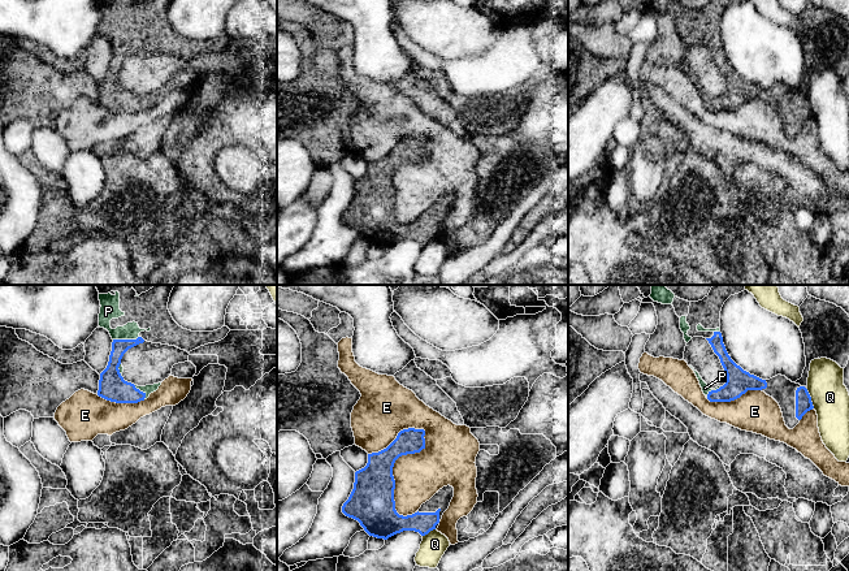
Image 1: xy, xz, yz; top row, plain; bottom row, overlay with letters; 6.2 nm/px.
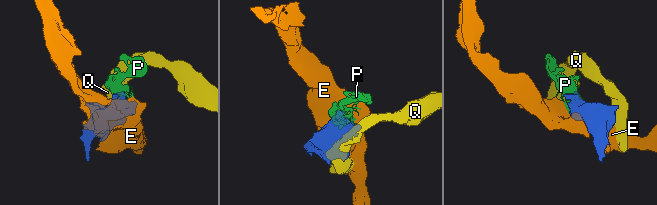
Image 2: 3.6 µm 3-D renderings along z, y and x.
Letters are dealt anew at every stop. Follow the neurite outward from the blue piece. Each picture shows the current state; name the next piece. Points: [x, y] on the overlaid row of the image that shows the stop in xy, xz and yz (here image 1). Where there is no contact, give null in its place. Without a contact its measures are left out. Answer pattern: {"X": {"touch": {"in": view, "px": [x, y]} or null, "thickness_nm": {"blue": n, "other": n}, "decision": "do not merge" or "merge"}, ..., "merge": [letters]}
{"E": {"touch": {"in": "xz", "px": [394, 462]}, "thickness_nm": {"blue": 260, "other": 300}, "decision": "do not merge"}, "P": {"touch": {"in": "xy", "px": [125, 340]}, "thickness_nm": {"blue": 130, "other": 120}, "decision": "merge"}, "Q": {"touch": {"in": "yz", "px": [810, 398]}, "thickness_nm": {"blue": 100, "other": 240}, "decision": "do not merge"}, "merge": ["P"]}

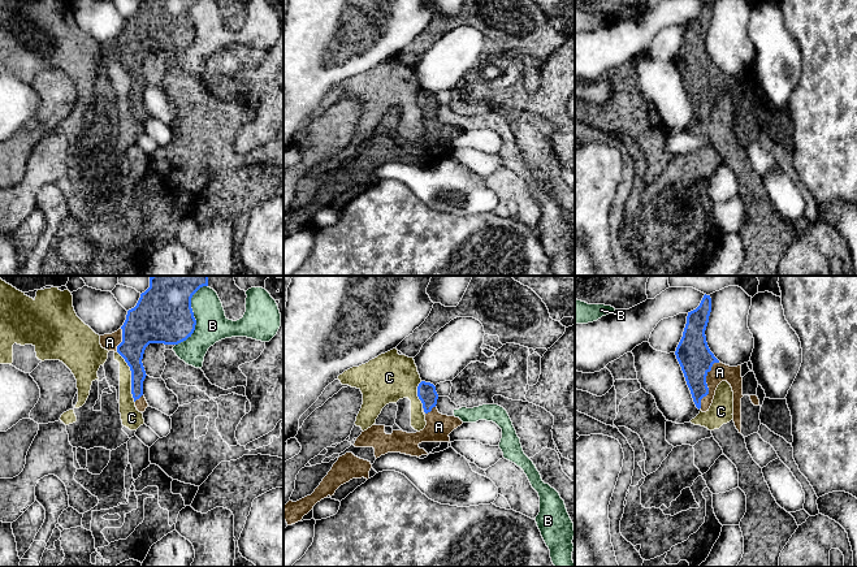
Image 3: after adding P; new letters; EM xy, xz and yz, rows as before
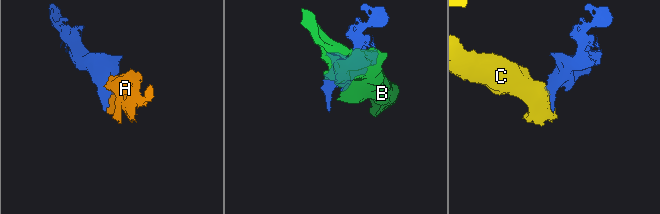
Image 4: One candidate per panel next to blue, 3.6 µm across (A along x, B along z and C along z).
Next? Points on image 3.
{"A": {"touch": {"in": "yz", "px": [706, 384]}, "thickness_nm": {"blue": 200, "other": 120}, "decision": "merge"}, "B": {"touch": {"in": "xy", "px": [193, 315]}, "thickness_nm": {"blue": 360, "other": 200}, "decision": "do not merge"}, "C": {"touch": {"in": "xy", "px": [131, 377]}, "thickness_nm": {"blue": 180, "other": 120}, "decision": "do not merge"}, "merge": ["A"]}

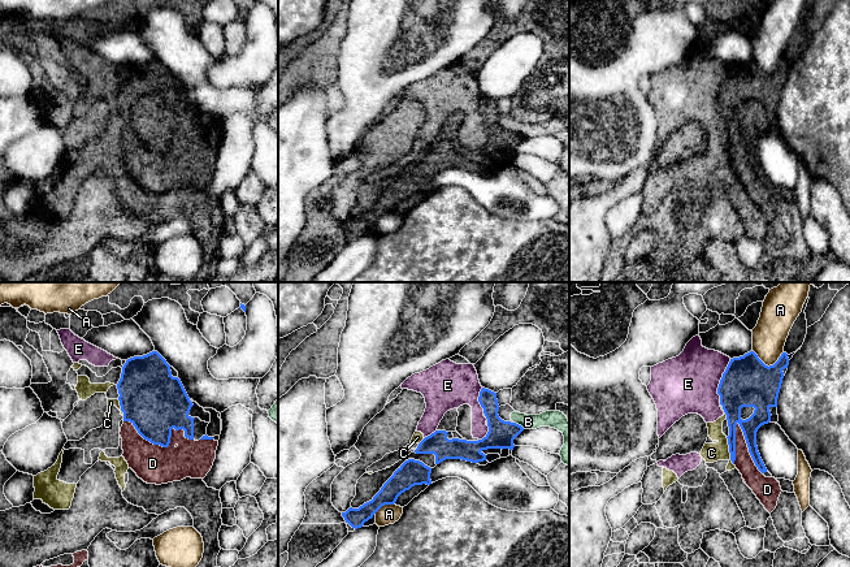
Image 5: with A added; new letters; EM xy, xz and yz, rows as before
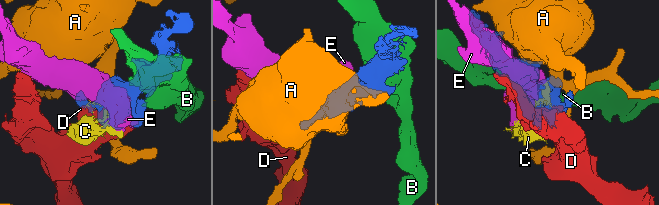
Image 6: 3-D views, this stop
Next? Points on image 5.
{"A": {"touch": {"in": "yz", "px": [767, 366]}, "thickness_nm": {"blue": 300, "other": 200}, "decision": "do not merge"}, "B": {"touch": {"in": "xz", "px": [517, 424]}, "thickness_nm": {"blue": 170, "other": 110}, "decision": "do not merge"}, "C": {"touch": {"in": "yz", "px": [729, 451]}, "thickness_nm": {"blue": 100, "other": 120}, "decision": "do not merge"}, "D": {"touch": {"in": "yz", "px": [747, 446]}, "thickness_nm": {"blue": 110, "other": 120}, "decision": "merge"}, "E": {"touch": {"in": "yz", "px": [720, 381]}, "thickness_nm": {"blue": 300, "other": 360}, "decision": "do not merge"}, "merge": ["D"]}

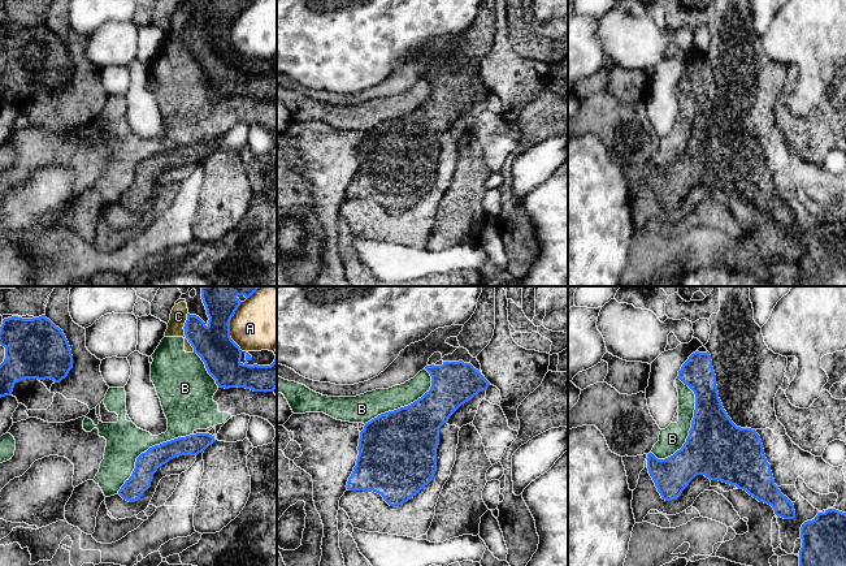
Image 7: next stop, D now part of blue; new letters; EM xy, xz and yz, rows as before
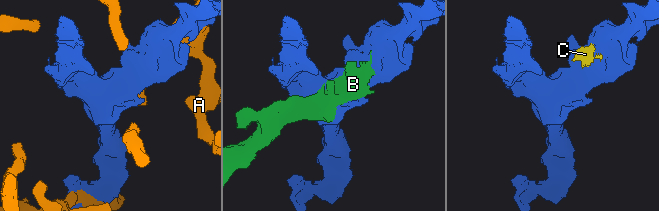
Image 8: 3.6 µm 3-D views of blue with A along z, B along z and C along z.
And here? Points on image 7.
{"A": {"touch": {"in": "xy", "px": [229, 327]}, "thickness_nm": {"blue": 240, "other": 360}, "decision": "do not merge"}, "B": {"touch": {"in": "yz", "px": [692, 423]}, "thickness_nm": {"blue": 380, "other": 160}, "decision": "do not merge"}, "C": {"touch": {"in": "xy", "px": [185, 332]}, "thickness_nm": {"blue": 220, "other": 110}, "decision": "do not merge"}, "merge": []}

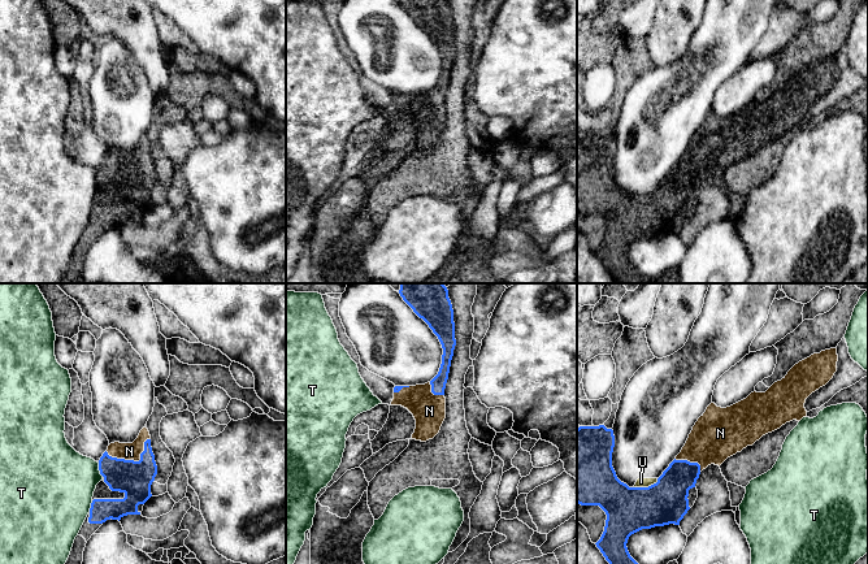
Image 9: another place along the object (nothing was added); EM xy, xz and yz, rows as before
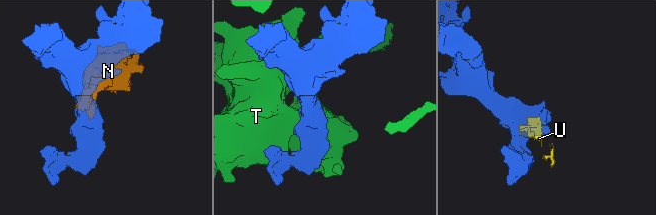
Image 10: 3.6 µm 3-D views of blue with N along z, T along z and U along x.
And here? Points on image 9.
{"N": {"touch": {"in": "xy", "px": [133, 460]}, "thickness_nm": {"blue": 220, "other": 110}, "decision": "merge"}, "T": {"touch": {"in": "xy", "px": [99, 469]}, "thickness_nm": {"blue": 220, "other": 420}, "decision": "do not merge"}, "U": {"touch": {"in": "yz", "px": [646, 487]}, "thickness_nm": {"blue": 280, "other": 60}, "decision": "do not merge"}, "merge": ["N"]}

